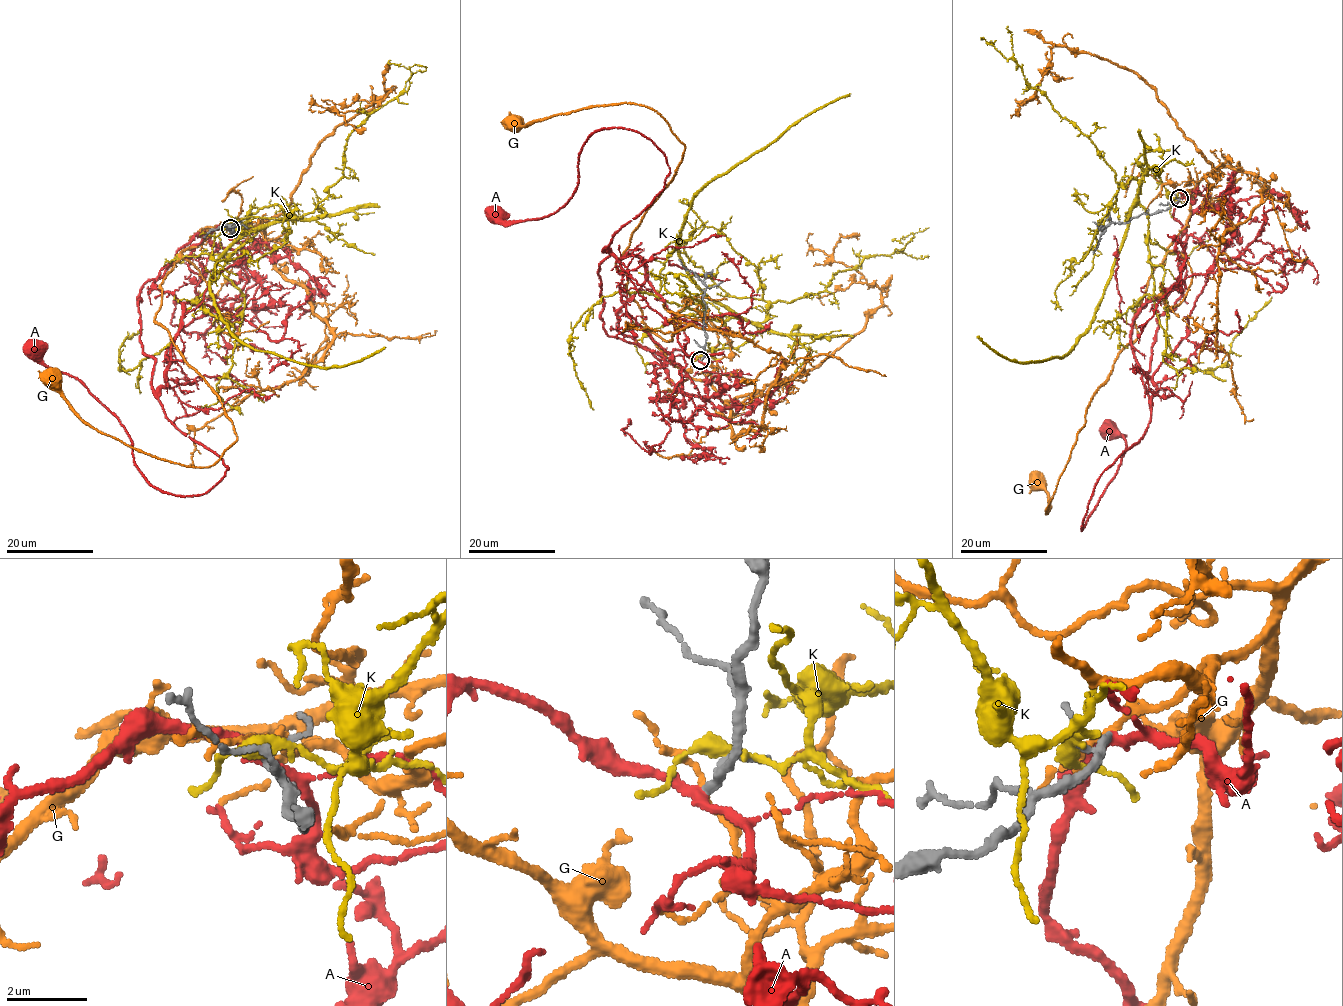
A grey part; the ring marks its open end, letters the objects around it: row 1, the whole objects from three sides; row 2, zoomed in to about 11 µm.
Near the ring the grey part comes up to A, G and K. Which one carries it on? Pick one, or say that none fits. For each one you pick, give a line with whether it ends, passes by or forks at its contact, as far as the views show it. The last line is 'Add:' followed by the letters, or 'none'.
A: it passes by
Add: A

